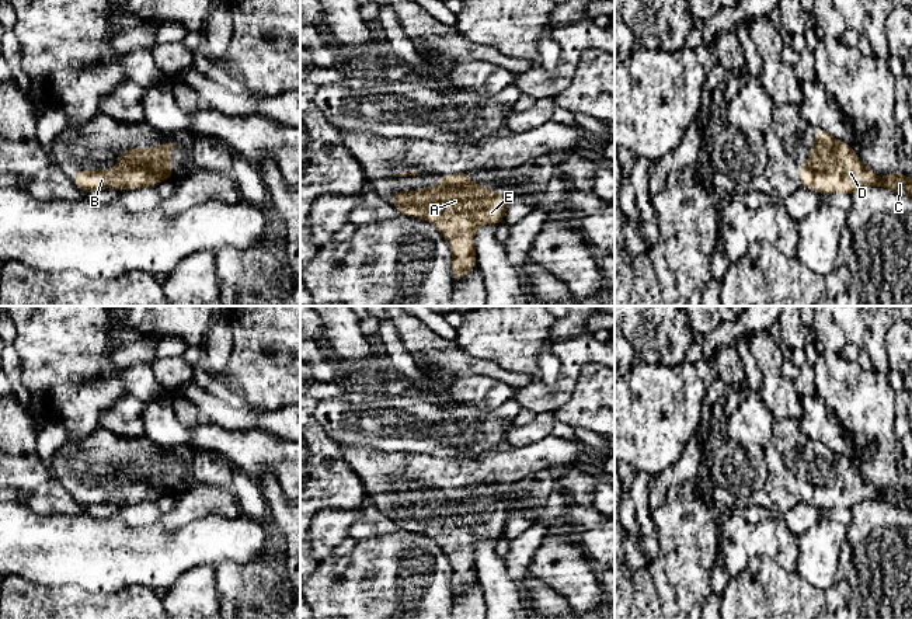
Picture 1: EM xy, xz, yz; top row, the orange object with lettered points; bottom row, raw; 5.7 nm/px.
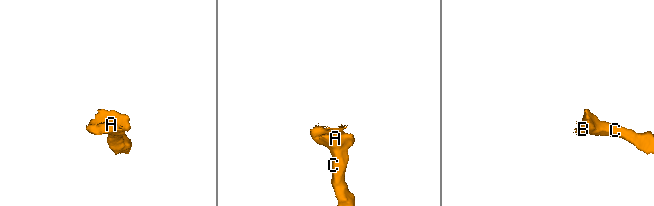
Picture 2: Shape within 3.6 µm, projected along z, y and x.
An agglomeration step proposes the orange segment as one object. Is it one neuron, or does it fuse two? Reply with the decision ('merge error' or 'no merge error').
no merge error

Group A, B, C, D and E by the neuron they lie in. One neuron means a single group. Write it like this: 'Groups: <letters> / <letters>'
Groups: A B C D E

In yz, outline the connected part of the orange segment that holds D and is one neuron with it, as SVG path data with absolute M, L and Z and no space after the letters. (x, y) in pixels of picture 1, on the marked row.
M821 128L814 129L814 145L808 163L797 164L801 187L821 194L852 195L864 185L884 187L897 194L912 197L912 178L901 173L887 173L881 180L856 156L853 147L831 136Z

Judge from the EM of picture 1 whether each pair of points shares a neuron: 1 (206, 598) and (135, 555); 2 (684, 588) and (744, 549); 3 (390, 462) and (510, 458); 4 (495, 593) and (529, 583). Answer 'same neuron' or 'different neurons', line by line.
1: different neurons
2: different neurons
3: same neuron
4: different neurons

